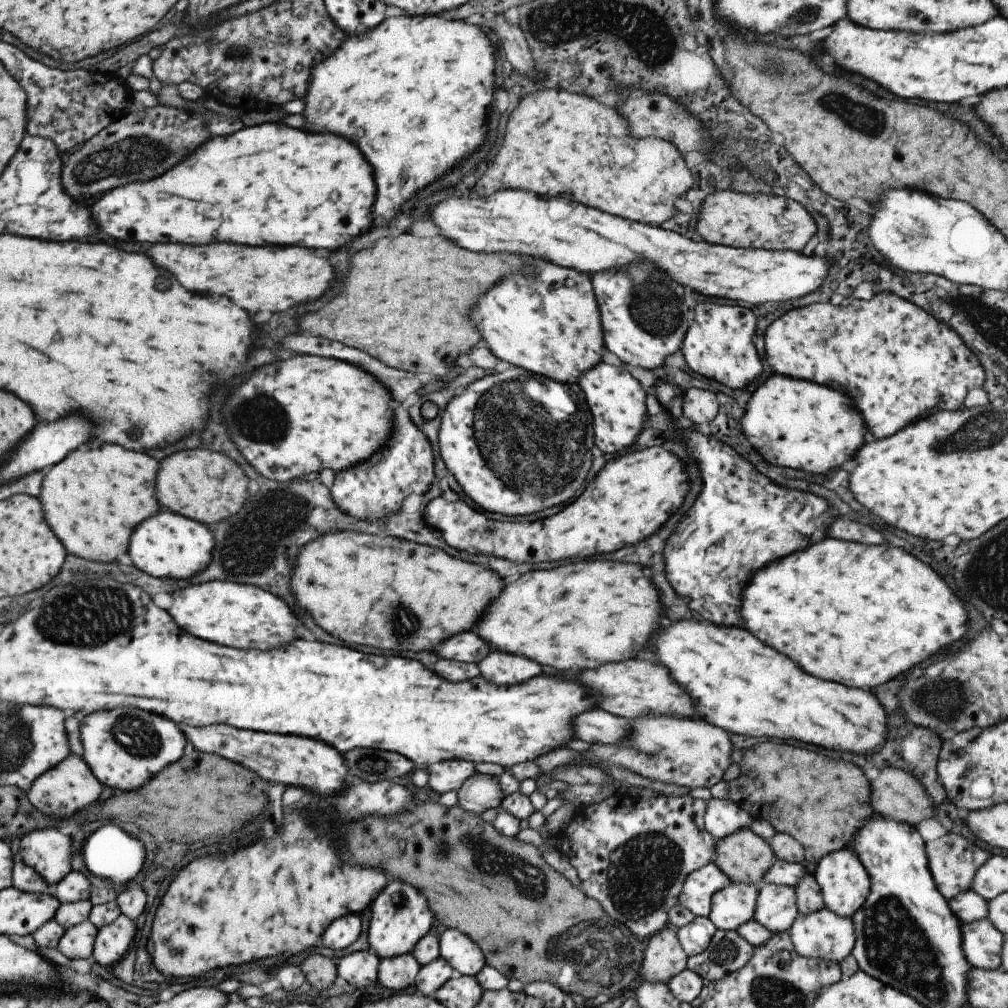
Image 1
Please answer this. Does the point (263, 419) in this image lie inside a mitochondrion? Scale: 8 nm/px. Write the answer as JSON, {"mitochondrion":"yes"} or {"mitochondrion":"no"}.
{"mitochondrion":"yes"}

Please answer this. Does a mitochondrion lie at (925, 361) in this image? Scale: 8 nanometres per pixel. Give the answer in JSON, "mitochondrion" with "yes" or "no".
{"mitochondrion":"no"}

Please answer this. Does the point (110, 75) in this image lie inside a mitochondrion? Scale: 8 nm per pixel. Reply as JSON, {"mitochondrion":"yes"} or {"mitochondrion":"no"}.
{"mitochondrion":"no"}

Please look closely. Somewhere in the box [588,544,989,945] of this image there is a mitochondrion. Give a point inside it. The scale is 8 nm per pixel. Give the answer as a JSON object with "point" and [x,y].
{"point":[641,876]}

